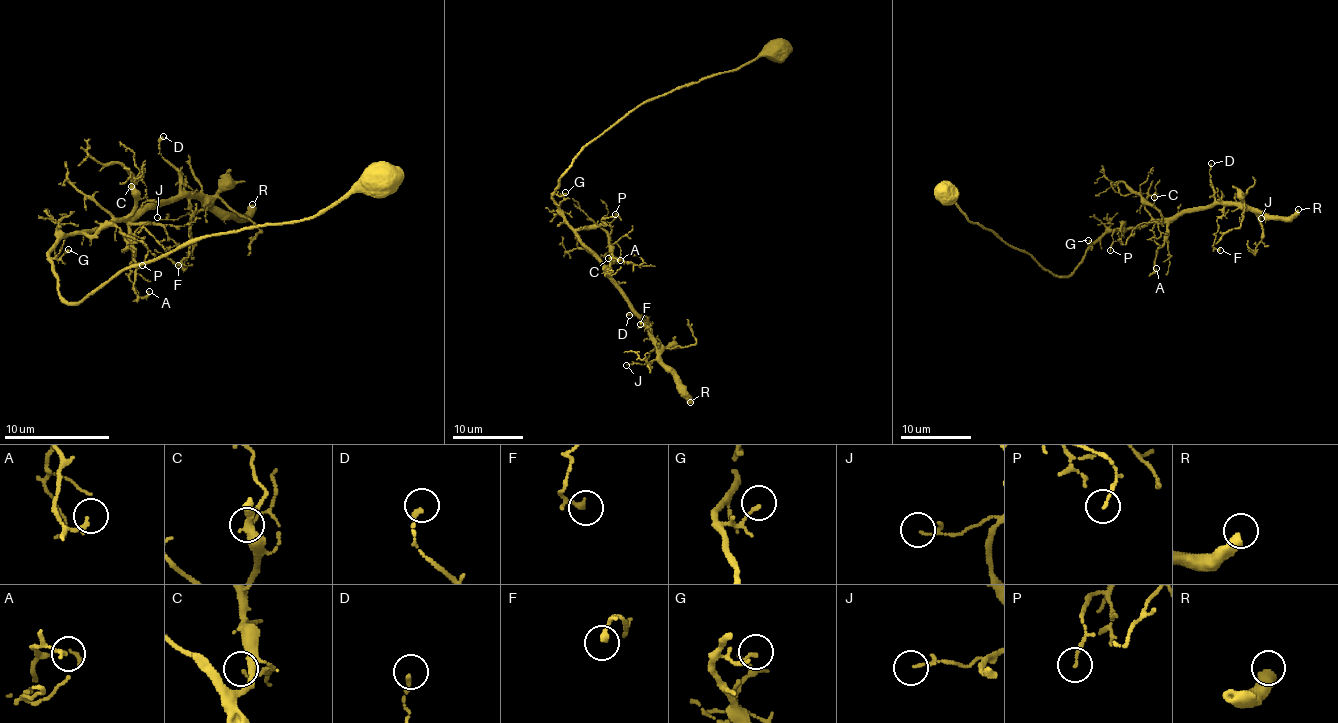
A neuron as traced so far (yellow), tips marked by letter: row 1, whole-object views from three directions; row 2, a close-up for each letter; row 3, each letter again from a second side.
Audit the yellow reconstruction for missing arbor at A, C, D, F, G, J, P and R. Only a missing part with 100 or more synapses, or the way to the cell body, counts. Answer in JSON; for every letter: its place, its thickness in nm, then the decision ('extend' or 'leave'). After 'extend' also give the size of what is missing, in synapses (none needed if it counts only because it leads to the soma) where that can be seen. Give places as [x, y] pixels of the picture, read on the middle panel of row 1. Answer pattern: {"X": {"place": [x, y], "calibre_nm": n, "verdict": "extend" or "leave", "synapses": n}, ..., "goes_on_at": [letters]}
{"A": {"place": [620, 260], "calibre_nm": 120, "verdict": "leave"}, "C": {"place": [608, 258], "calibre_nm": 110, "verdict": "leave"}, "D": {"place": [629, 315], "calibre_nm": 180, "verdict": "leave"}, "F": {"place": [640, 324], "calibre_nm": 140, "verdict": "leave"}, "G": {"place": [565, 192], "calibre_nm": 110, "verdict": "leave"}, "J": {"place": [626, 365], "calibre_nm": 70, "verdict": "leave"}, "P": {"place": [615, 214], "calibre_nm": 130, "verdict": "leave"}, "R": {"place": [690, 402], "calibre_nm": 500, "verdict": "extend", "synapses": 250}, "goes_on_at": ["R"]}

